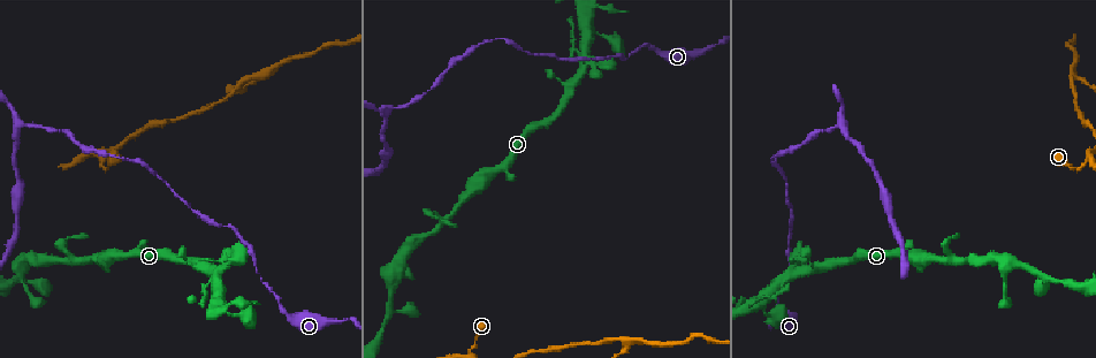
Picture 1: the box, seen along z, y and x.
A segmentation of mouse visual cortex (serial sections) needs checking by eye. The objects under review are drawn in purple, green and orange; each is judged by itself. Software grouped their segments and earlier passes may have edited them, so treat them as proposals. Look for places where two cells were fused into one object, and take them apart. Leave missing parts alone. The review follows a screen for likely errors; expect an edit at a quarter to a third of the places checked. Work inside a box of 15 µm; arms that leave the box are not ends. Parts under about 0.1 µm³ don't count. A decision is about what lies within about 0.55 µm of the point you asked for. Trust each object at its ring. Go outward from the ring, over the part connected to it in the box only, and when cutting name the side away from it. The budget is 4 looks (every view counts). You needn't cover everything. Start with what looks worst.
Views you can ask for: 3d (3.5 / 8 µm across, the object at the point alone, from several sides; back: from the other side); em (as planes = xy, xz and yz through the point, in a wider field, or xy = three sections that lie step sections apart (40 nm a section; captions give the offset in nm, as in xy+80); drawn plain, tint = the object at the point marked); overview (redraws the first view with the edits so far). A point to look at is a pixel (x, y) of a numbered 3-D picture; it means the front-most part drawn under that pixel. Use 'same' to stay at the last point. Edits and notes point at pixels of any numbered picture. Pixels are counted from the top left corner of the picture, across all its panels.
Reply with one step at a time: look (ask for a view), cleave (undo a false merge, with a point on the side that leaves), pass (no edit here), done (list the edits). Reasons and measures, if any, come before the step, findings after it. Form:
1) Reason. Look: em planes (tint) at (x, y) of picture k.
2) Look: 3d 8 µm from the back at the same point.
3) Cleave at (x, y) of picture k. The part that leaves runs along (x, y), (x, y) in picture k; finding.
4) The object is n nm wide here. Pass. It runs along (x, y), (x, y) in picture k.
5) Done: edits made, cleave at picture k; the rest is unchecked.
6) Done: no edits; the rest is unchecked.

Sharp bend. Look: 3d 8 µm at (472, 348) of picture 1.

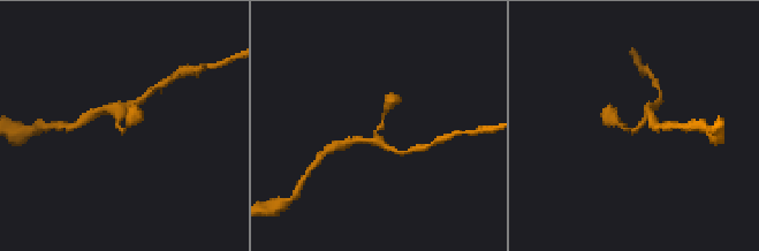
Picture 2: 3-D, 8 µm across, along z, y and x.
Shape alone is not enough. Look: em xy step 5 (tint) at (635, 131) of picture 2.

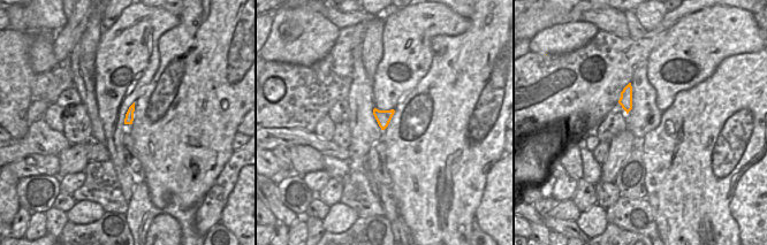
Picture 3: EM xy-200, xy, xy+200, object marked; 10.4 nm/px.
Pass. It runs along (611, 118), (635, 131), (653, 104) in picture 2; continuous, no second cell.

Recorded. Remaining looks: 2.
Two arms in line, one across. Look: 3d 3.5 µm at (260, 74) of picture 1.

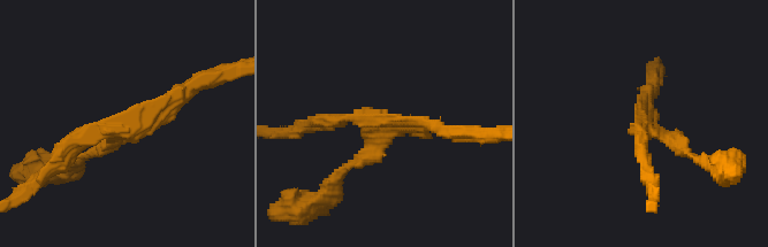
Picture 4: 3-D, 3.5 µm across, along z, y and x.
3 arms meet here; the arms are 150, 200, 200 nm wide. Look: em xy step 1 (tint) at (384, 123) of picture 4.

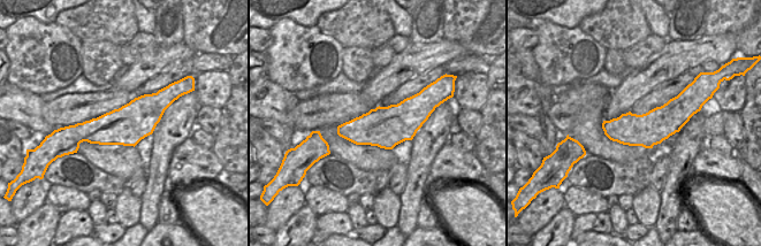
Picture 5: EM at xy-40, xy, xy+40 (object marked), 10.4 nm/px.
Pass. Continuous, no second cell.

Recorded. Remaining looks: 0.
Done: no edits; the rest is unchecked.

